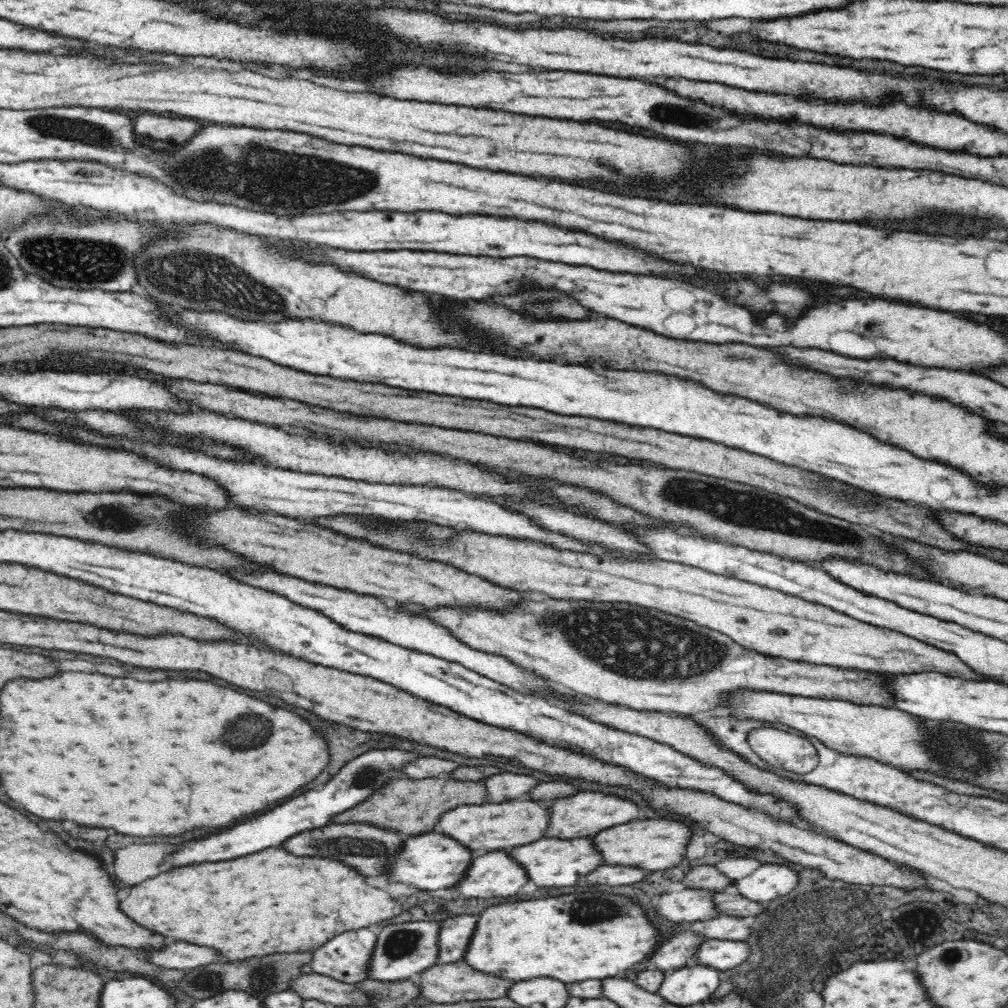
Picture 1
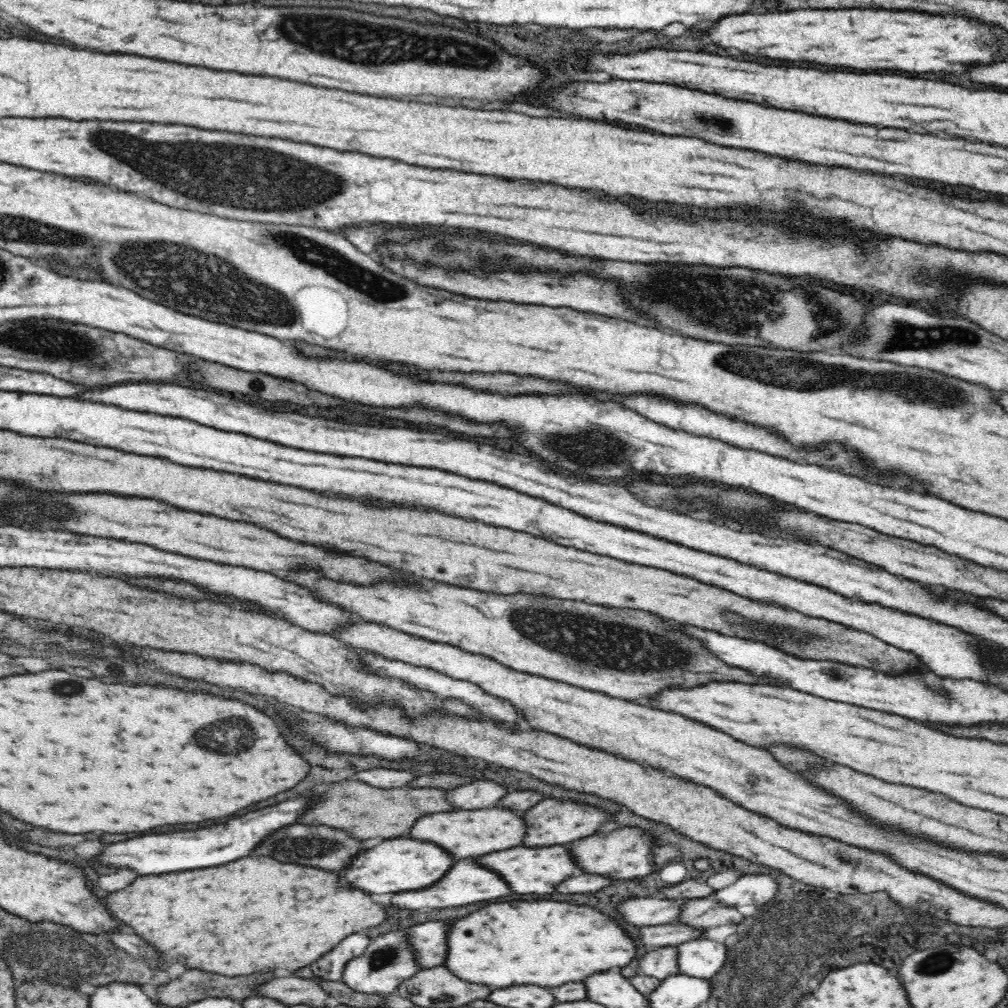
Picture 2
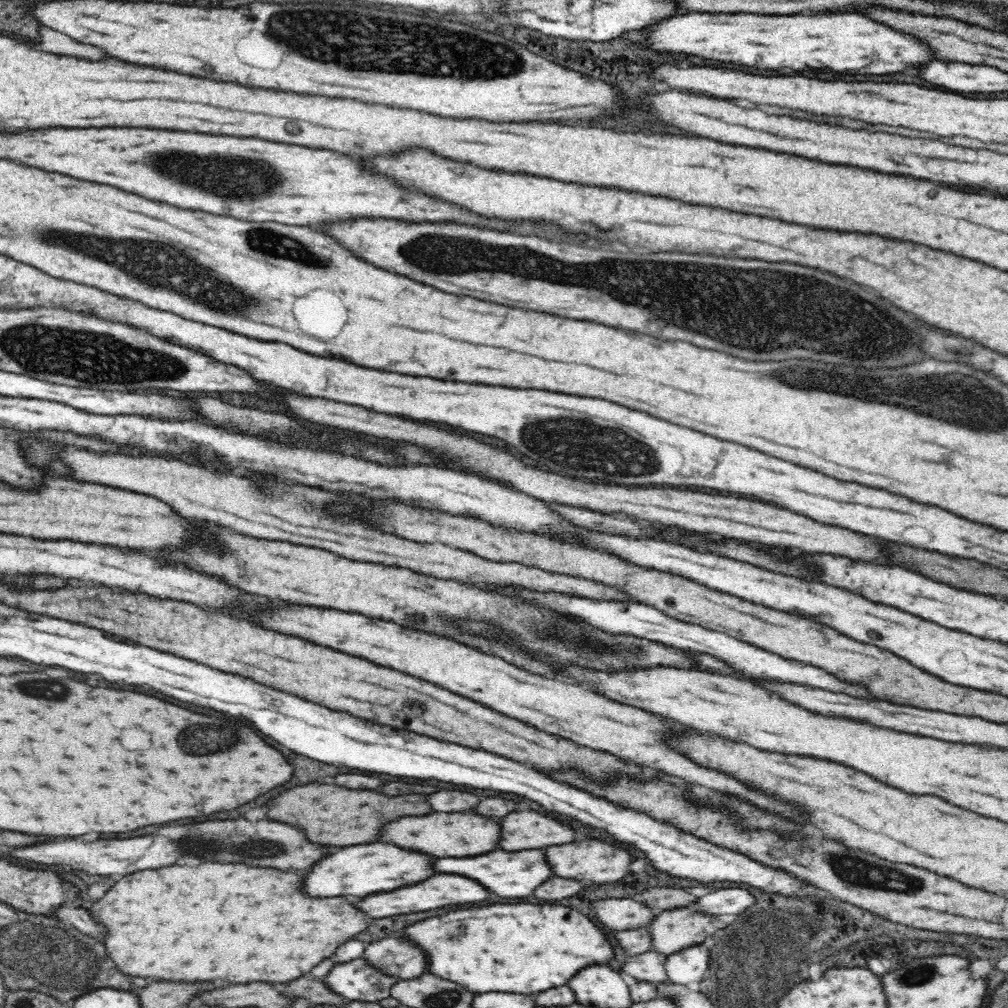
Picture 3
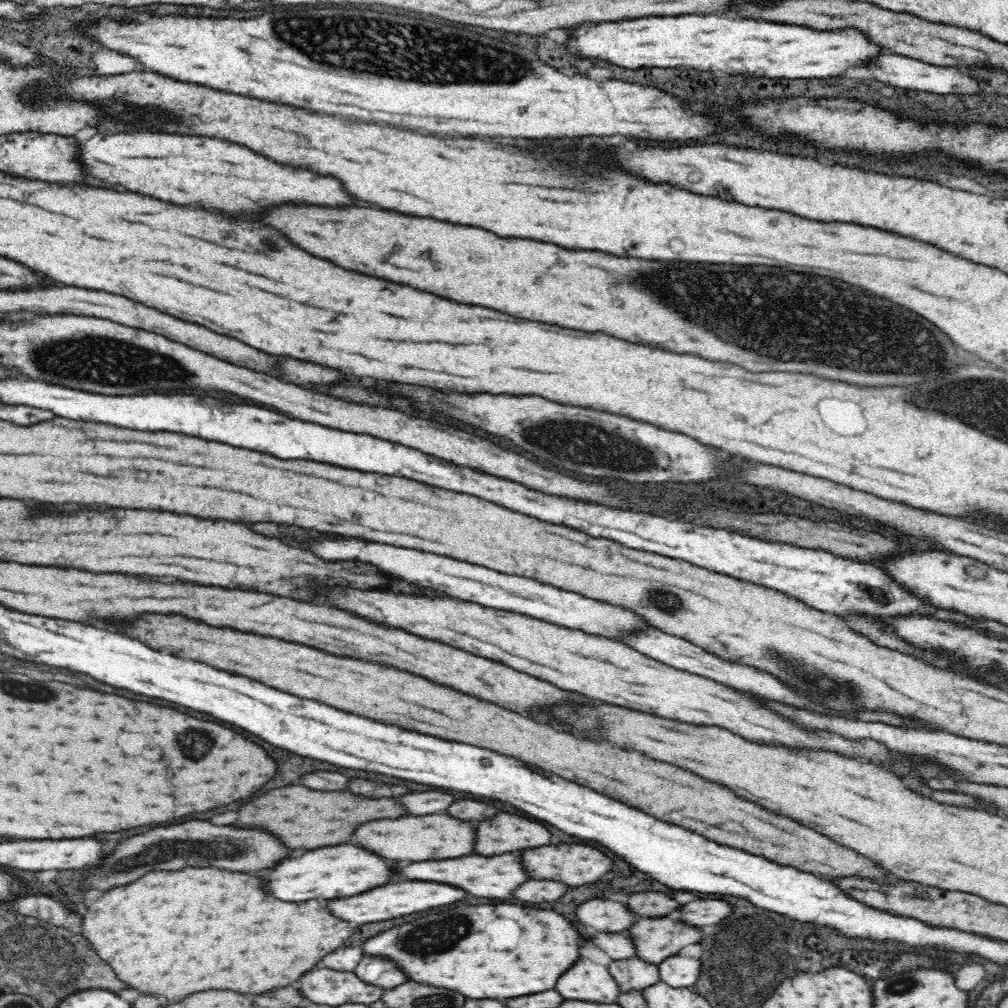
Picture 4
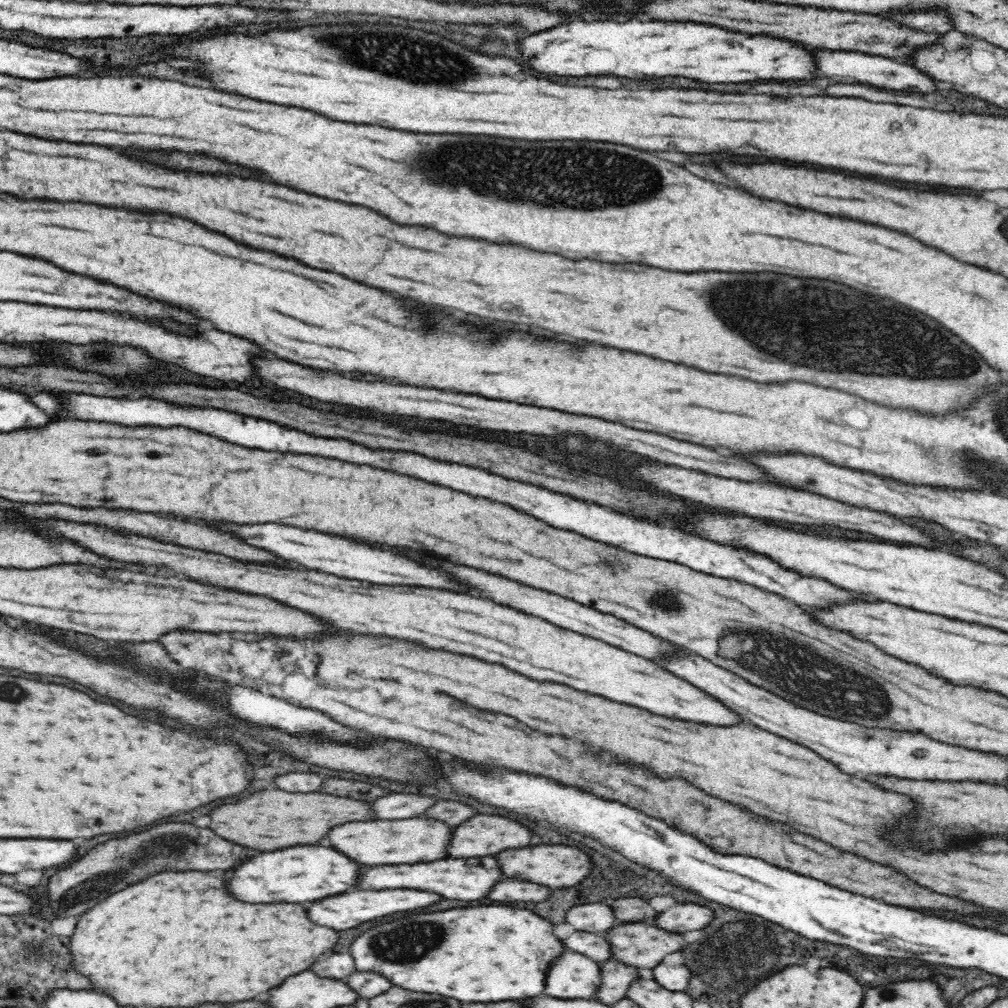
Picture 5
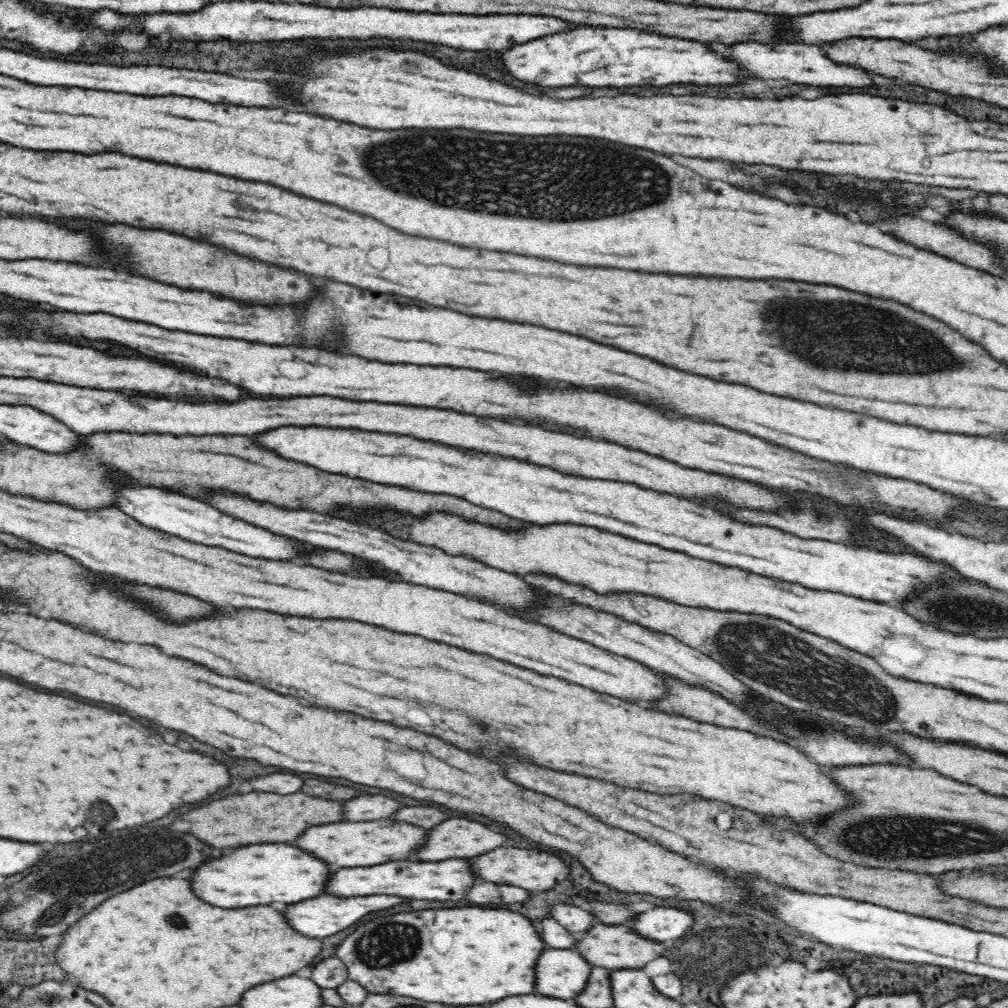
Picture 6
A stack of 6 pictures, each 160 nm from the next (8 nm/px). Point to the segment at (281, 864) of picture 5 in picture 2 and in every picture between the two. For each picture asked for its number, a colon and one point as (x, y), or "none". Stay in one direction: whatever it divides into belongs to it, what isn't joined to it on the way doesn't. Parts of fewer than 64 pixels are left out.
2: (401, 864)
3: (360, 870)
4: (331, 872)

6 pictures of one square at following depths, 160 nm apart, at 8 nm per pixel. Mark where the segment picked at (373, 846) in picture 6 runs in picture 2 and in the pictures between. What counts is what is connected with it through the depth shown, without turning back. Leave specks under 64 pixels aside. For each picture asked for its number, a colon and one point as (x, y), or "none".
2: (466, 833)
3: (455, 835)
4: (414, 838)
5: (414, 840)

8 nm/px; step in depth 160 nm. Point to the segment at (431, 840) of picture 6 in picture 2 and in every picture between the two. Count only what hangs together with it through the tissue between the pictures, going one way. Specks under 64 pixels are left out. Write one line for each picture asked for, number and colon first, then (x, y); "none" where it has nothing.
2: (551, 822)
3: (520, 830)
4: (504, 833)
5: (483, 835)

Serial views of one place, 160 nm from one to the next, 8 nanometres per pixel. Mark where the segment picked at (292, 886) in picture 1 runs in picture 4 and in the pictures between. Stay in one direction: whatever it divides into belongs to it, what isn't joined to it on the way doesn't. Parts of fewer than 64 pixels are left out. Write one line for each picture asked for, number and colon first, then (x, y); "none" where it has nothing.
2: (253, 915)
3: (231, 922)
4: (172, 934)

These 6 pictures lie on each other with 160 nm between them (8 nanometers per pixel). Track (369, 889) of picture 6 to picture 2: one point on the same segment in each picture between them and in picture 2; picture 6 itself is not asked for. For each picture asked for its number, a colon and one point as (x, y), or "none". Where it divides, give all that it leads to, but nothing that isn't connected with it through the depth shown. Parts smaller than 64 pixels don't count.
2: (526, 870)
3: (512, 874)
4: (488, 876)
5: (454, 878)

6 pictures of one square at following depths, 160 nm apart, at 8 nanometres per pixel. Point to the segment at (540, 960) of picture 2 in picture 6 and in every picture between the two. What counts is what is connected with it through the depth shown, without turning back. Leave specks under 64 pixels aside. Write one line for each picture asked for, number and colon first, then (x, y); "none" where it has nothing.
3: (523, 948)
4: (498, 951)
5: (485, 953)
6: (461, 956)

